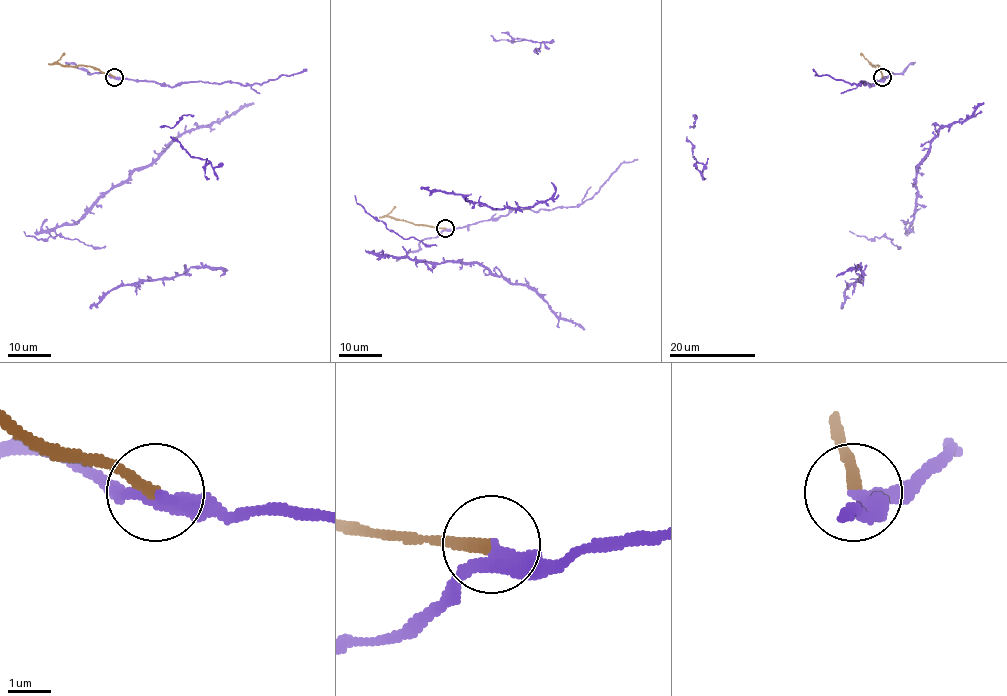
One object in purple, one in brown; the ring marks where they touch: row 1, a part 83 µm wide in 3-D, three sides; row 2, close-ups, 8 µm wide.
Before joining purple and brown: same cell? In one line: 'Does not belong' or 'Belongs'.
Does not belong

